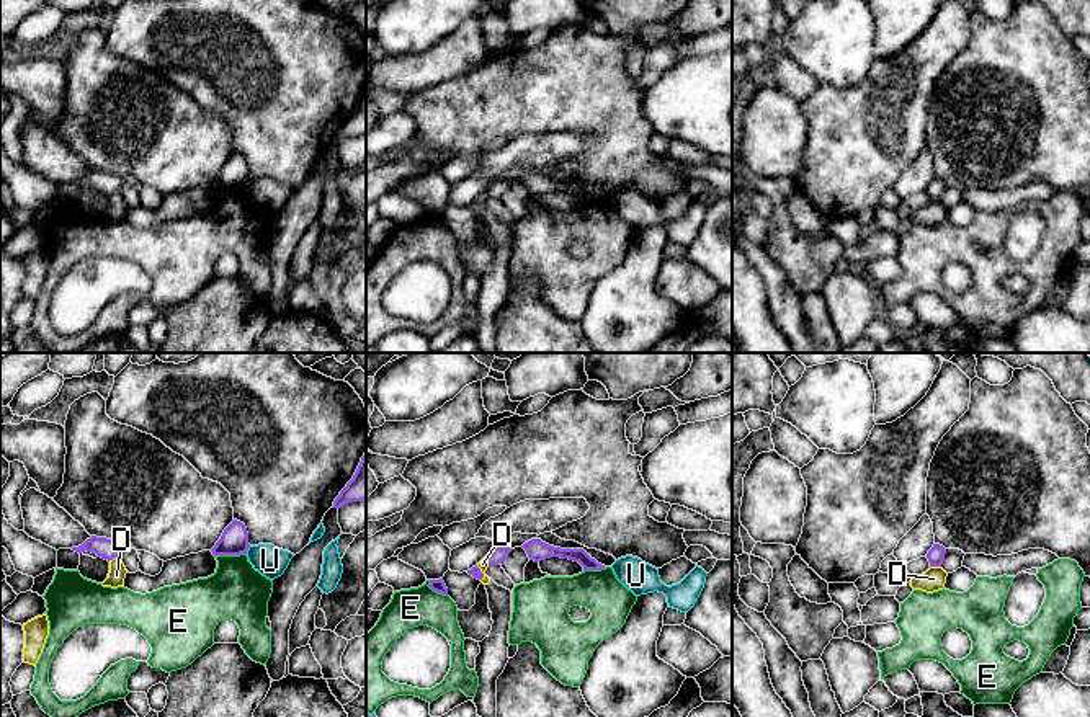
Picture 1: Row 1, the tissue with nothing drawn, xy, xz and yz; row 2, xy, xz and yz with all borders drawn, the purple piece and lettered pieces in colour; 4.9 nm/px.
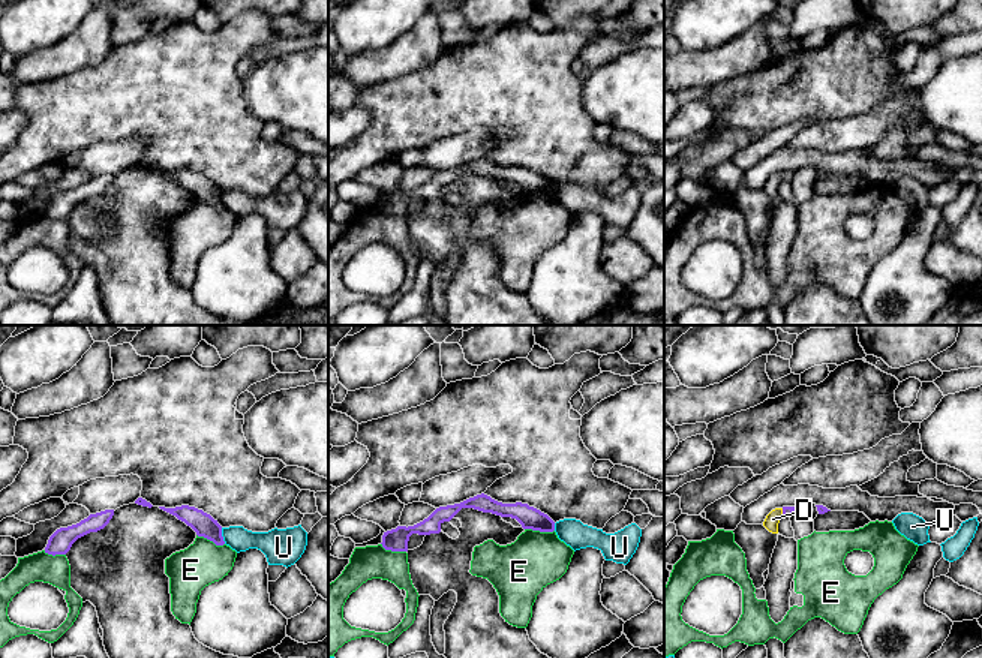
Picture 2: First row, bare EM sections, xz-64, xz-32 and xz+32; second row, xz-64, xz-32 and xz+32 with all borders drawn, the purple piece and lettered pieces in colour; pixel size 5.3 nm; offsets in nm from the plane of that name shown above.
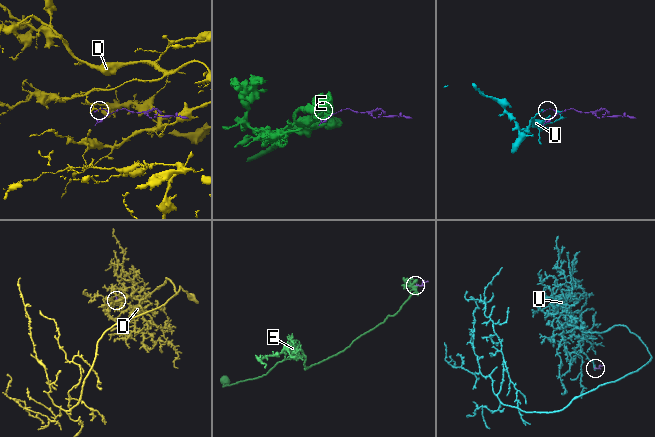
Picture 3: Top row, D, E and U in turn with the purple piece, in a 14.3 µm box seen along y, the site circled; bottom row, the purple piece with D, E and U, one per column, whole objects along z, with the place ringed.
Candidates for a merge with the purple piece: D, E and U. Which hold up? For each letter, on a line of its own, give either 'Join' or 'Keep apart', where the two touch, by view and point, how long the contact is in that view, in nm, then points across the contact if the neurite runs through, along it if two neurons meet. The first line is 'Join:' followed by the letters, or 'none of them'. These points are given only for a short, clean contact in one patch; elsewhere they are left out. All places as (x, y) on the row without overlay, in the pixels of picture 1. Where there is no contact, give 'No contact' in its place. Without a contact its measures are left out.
Join: none of them
D: Keep apart. Touches purple at yz (935, 200). Shared border 60 nm. Boundary: yz (930, 200), (940, 201)
E: Keep apart. Touches purple at xy (229, 188). Shared border 160 nm
U: Keep apart. Touches purple at xy (247, 183). Shared border 50 nm

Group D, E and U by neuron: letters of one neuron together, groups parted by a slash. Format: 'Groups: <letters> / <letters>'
Groups: D / E / U

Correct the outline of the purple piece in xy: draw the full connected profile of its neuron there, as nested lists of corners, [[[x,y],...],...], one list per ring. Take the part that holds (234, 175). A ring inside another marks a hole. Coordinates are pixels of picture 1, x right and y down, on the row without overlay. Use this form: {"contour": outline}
{"contour": [[[234,154],[222,167],[221,173],[211,183],[212,189],[240,189],[247,188],[248,167],[243,157]]]}

